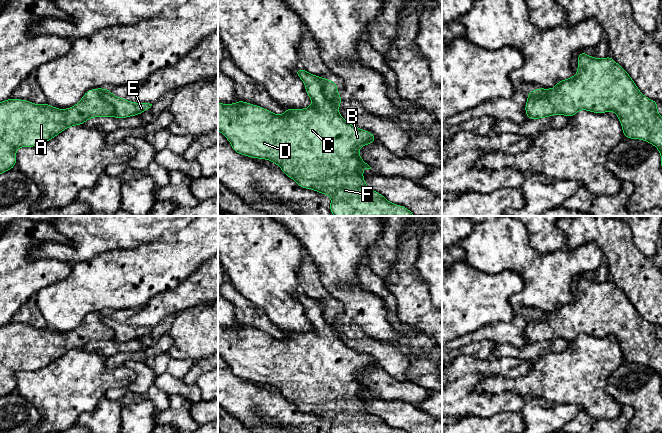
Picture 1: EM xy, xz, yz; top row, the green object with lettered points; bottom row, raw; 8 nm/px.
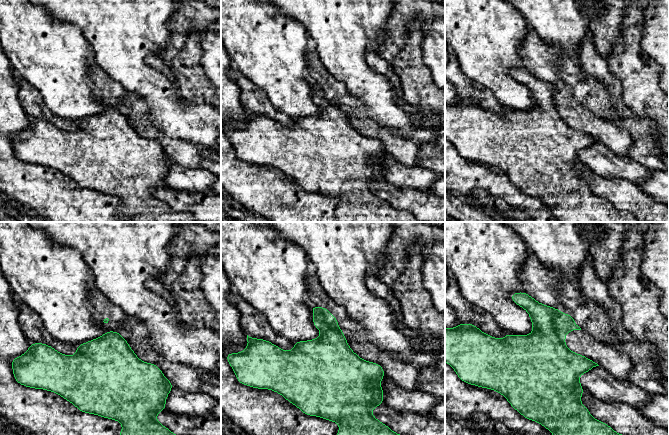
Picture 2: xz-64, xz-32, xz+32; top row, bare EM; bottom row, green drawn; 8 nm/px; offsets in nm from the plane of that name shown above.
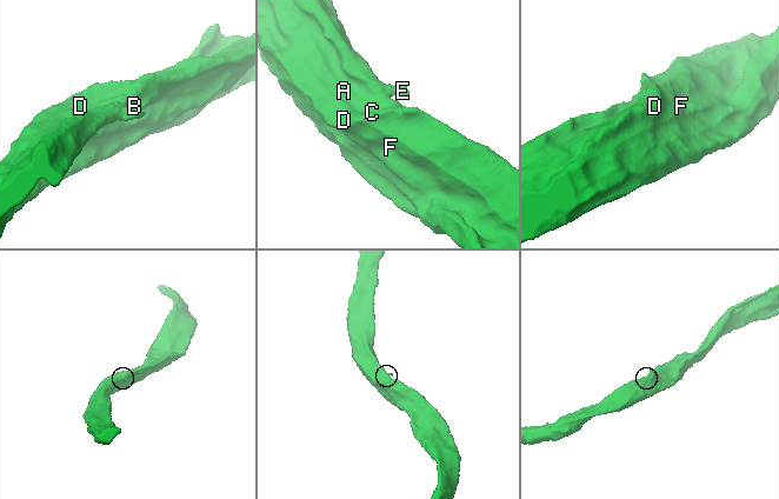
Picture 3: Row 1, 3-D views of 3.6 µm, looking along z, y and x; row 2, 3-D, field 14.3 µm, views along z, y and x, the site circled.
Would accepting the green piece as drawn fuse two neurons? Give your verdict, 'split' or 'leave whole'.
split

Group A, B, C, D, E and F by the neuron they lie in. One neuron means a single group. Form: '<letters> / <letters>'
A B C D F / E

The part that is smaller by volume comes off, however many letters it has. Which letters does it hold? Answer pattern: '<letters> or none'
E

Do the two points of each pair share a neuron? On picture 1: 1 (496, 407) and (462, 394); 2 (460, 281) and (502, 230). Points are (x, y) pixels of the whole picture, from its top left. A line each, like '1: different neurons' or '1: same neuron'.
1: same neuron
2: different neurons

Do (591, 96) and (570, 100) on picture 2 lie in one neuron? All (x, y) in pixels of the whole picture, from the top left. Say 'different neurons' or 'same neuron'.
different neurons

